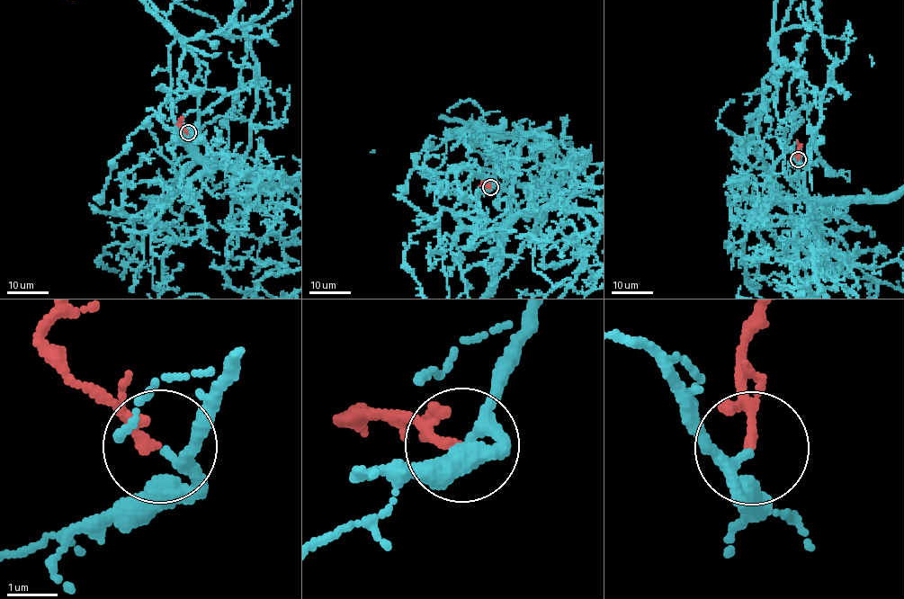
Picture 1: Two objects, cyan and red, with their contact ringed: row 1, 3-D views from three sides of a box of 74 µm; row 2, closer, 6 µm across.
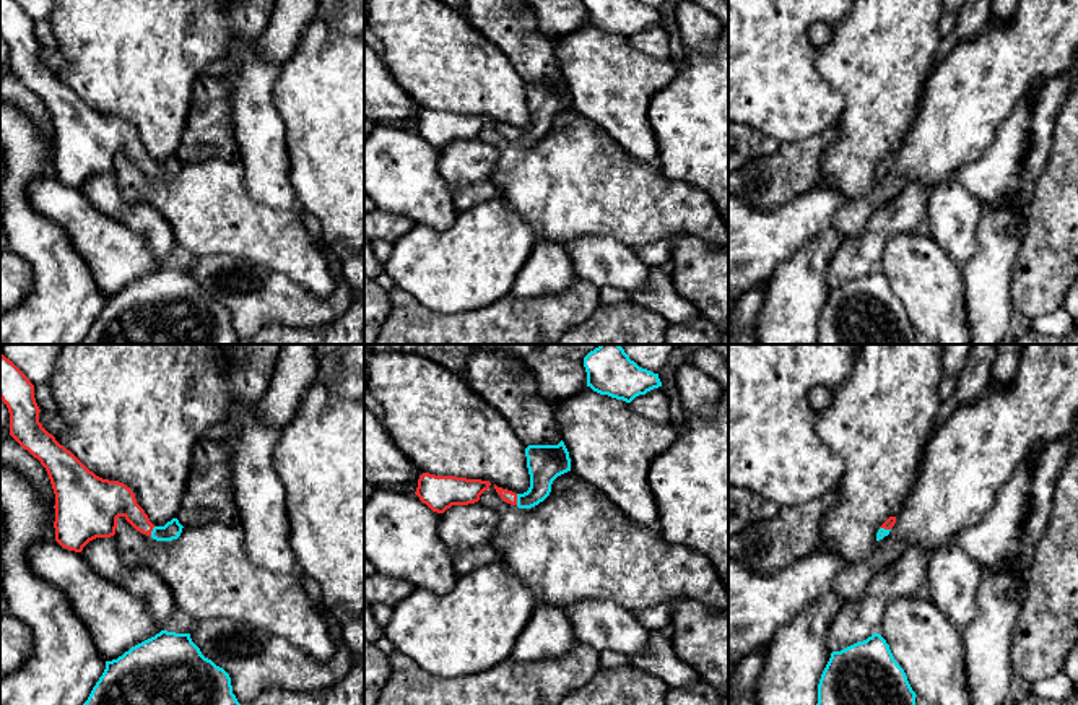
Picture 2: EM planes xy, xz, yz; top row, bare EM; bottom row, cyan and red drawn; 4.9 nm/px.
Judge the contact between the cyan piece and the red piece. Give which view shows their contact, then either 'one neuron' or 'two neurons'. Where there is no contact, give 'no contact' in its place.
meets cyan in xz; one neuron

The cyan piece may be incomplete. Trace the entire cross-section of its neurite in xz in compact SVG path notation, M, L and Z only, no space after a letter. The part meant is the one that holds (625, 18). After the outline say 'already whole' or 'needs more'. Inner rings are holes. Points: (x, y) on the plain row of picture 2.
M584 0L587 23L600 31L631 39L636 32L662 23L659 10L637 0Z; already whole

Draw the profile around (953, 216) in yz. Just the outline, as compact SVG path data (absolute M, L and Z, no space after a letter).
M950 179L930 197L925 231L959 268L964 268L977 249L980 216L980 201Z

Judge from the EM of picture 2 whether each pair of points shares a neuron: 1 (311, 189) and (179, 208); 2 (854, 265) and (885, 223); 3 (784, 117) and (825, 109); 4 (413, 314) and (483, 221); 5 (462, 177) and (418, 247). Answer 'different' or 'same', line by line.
1: different
2: same
3: same
4: different
5: different

